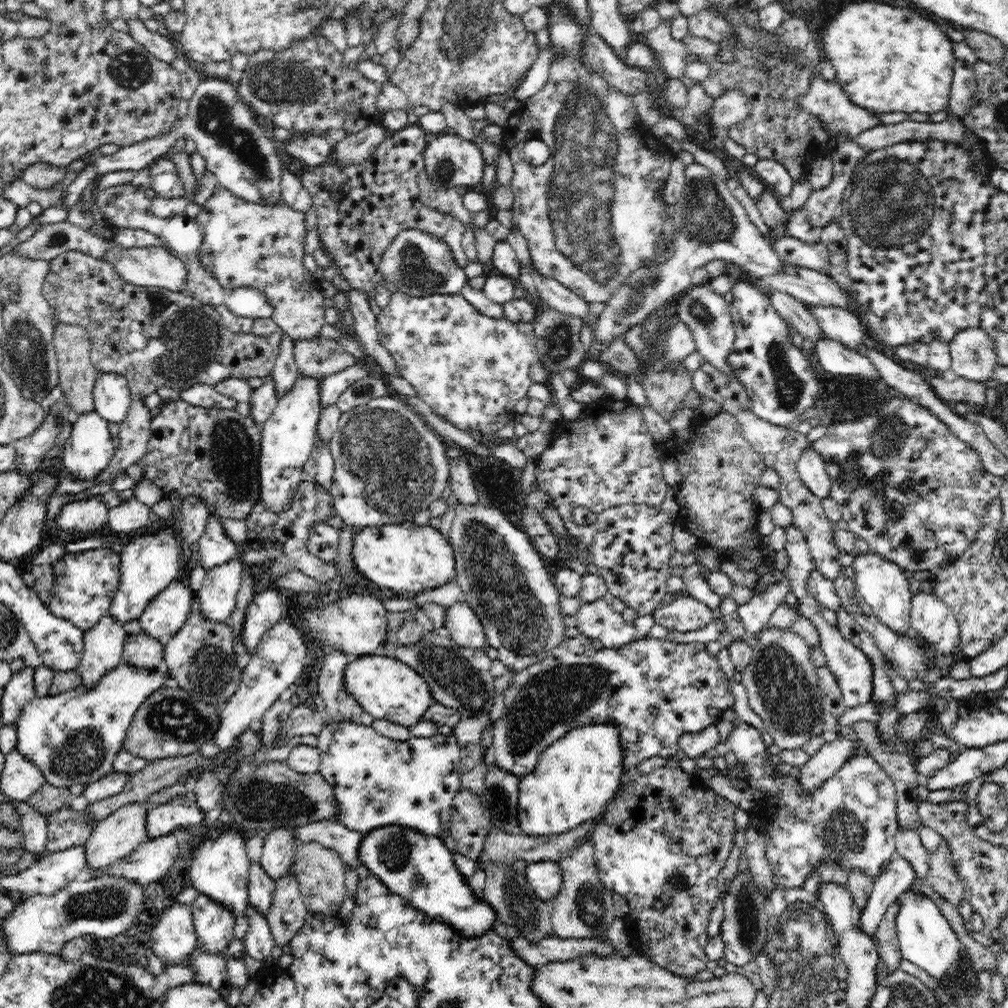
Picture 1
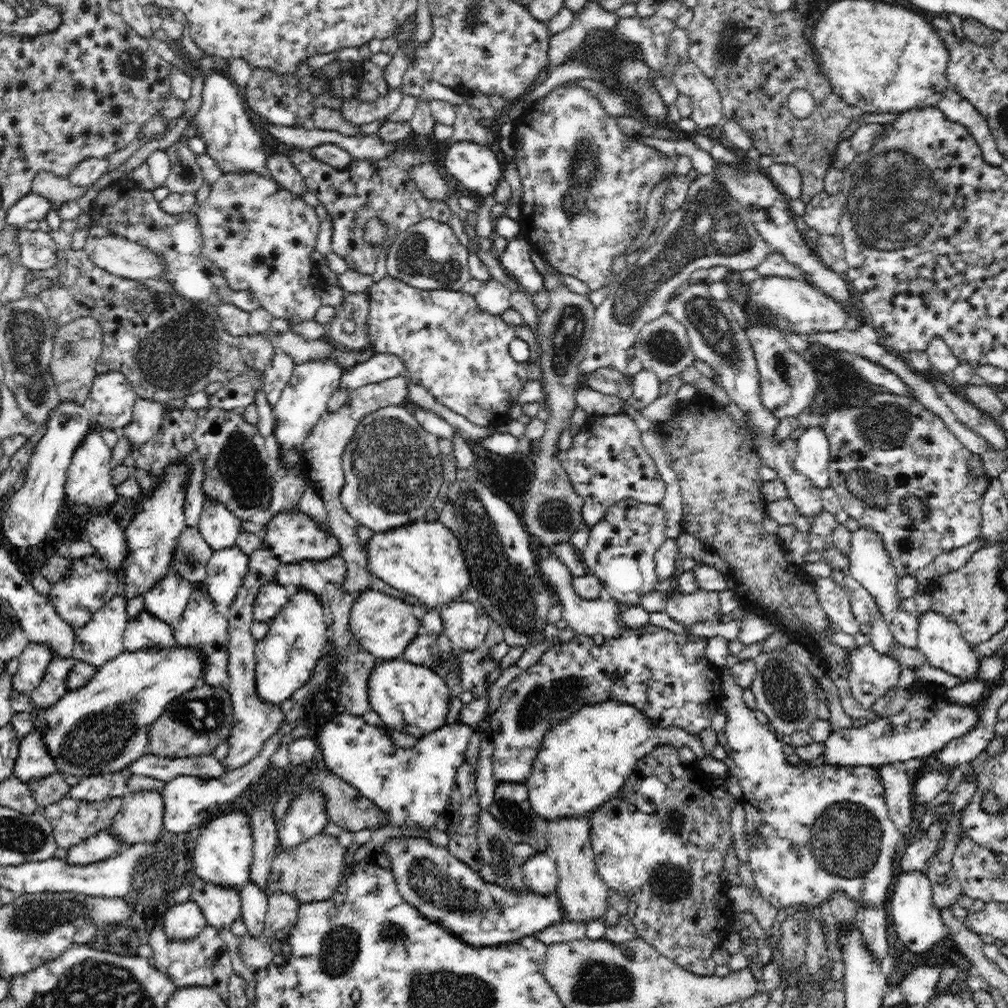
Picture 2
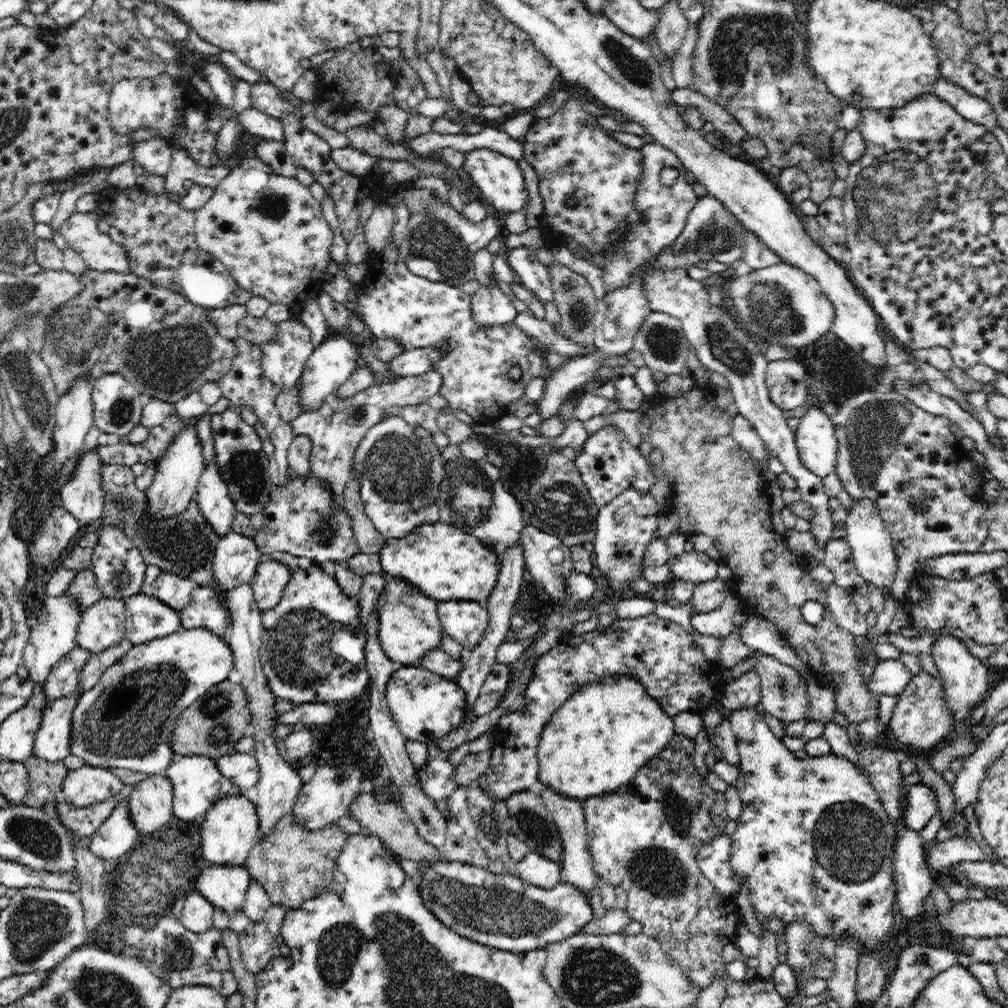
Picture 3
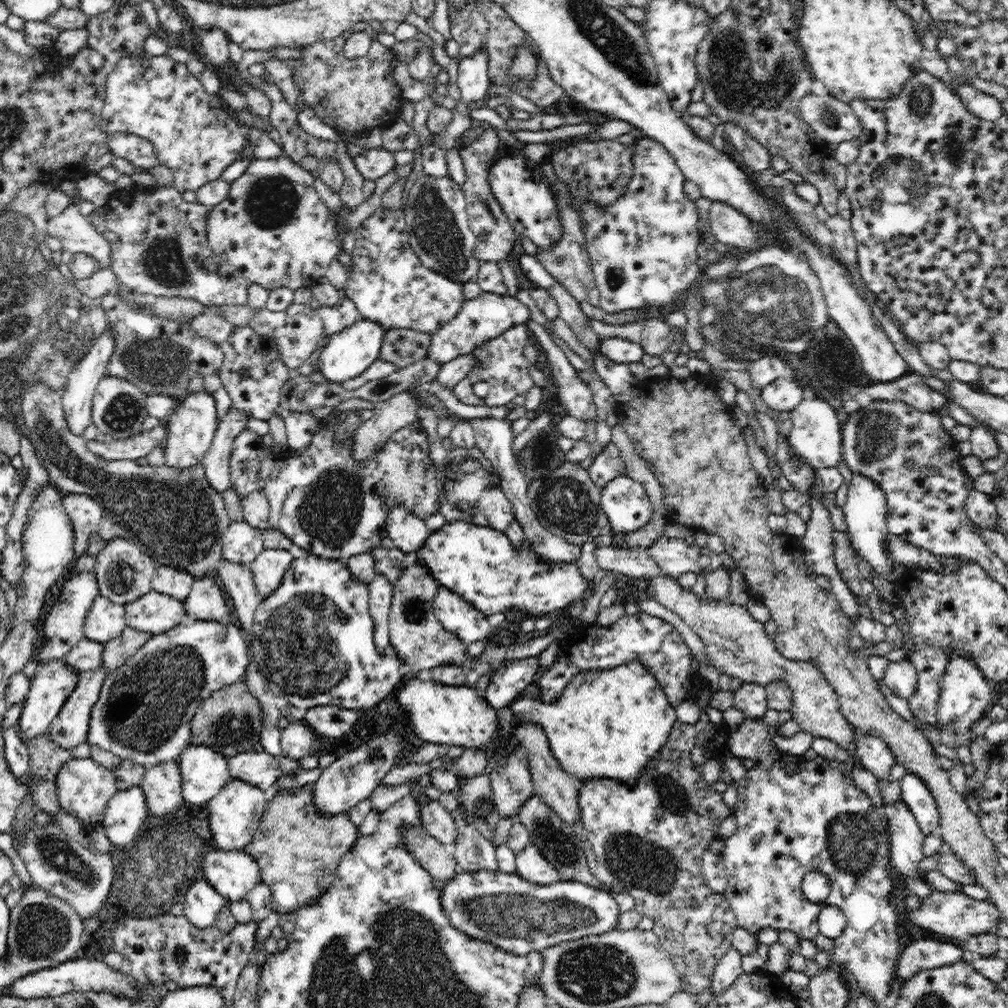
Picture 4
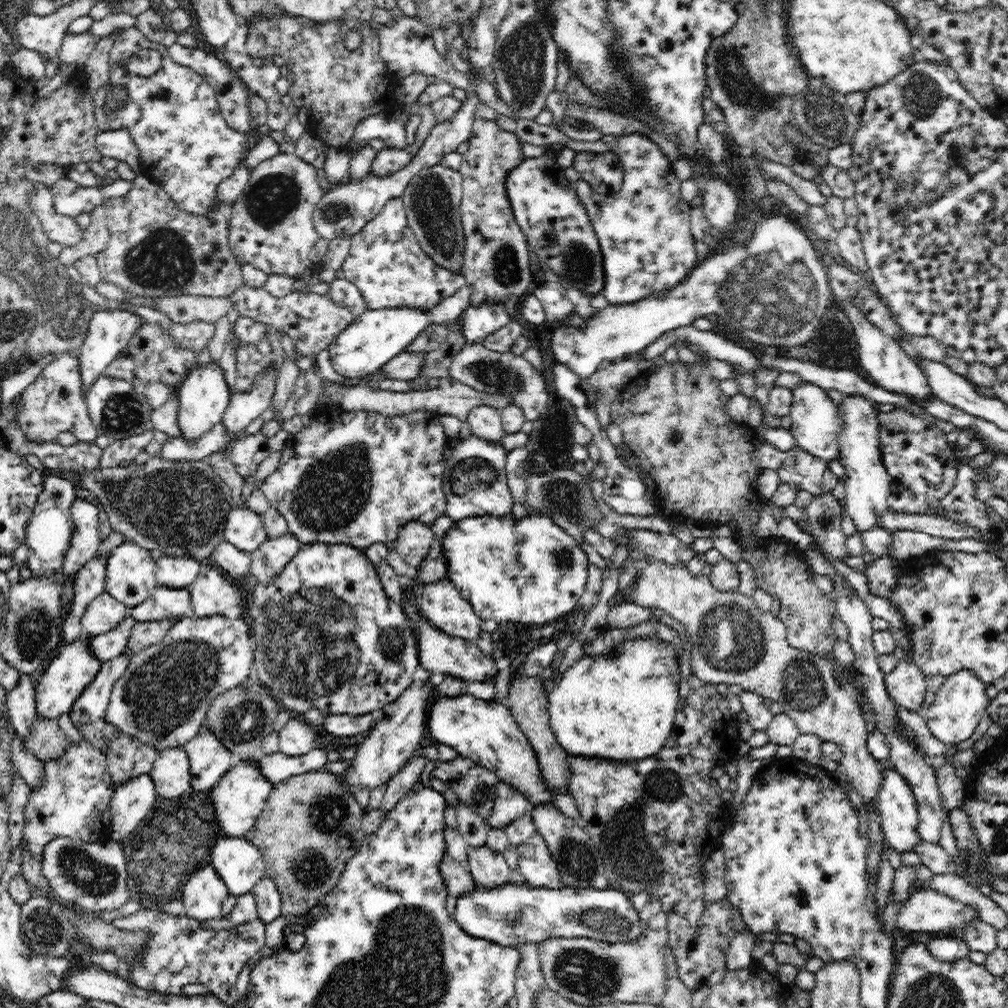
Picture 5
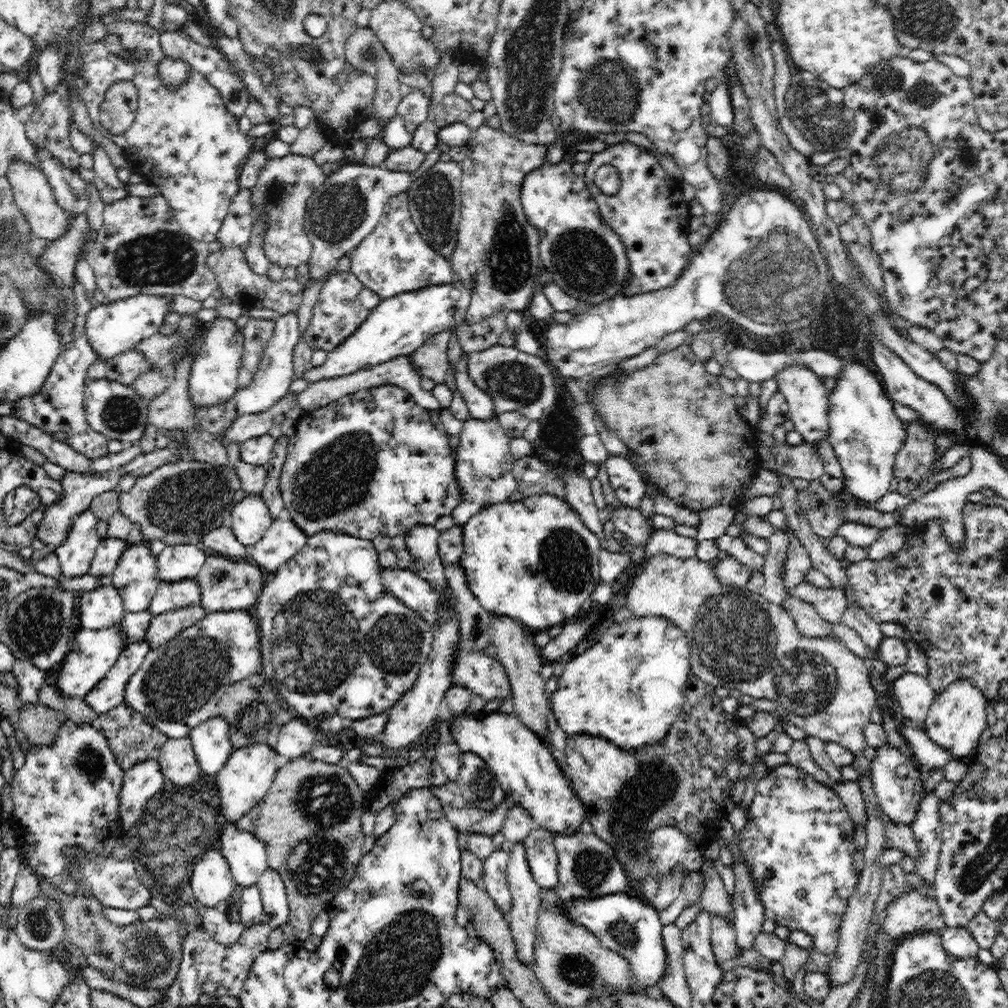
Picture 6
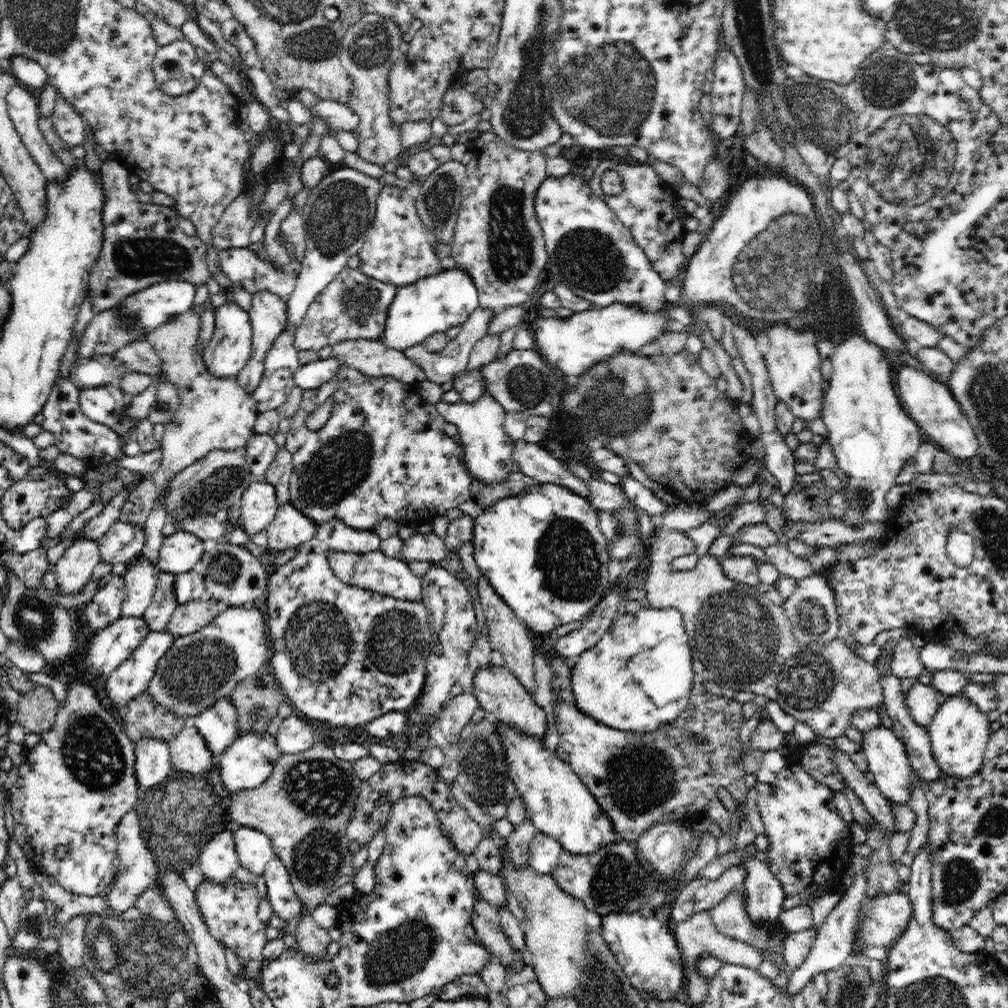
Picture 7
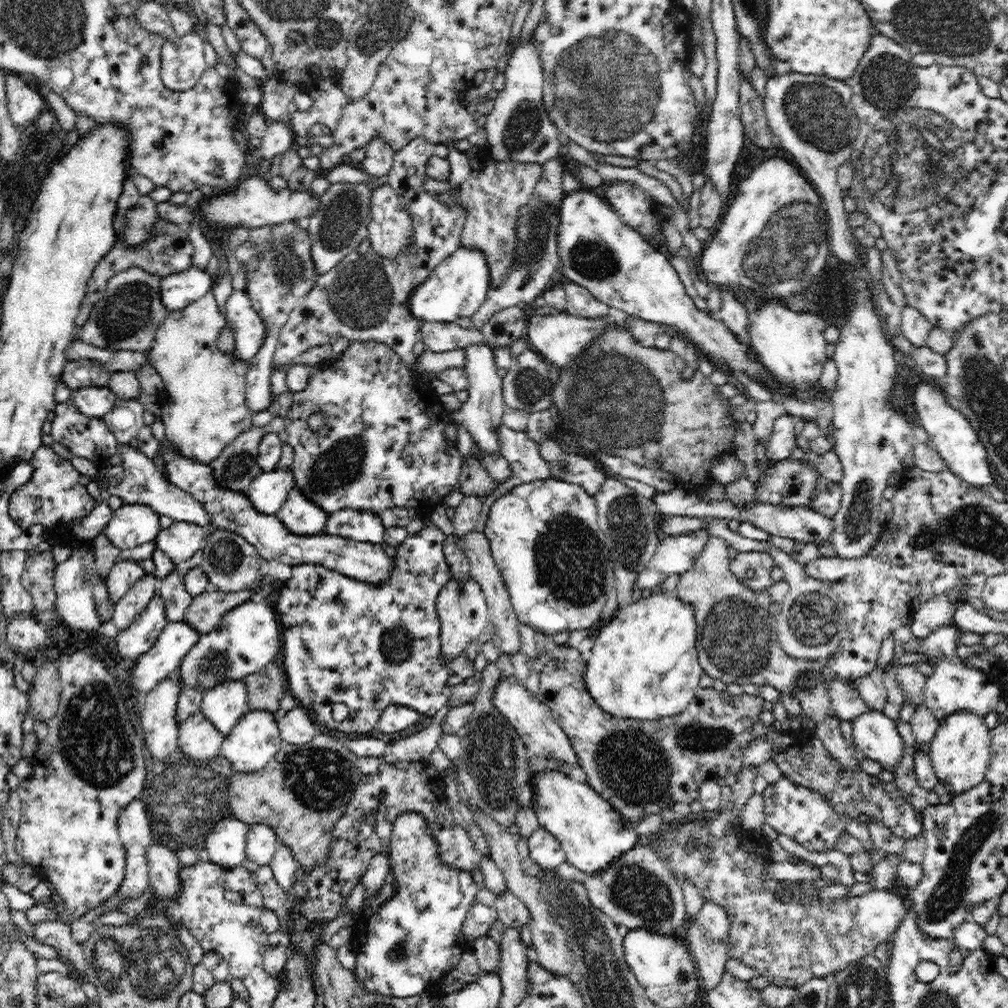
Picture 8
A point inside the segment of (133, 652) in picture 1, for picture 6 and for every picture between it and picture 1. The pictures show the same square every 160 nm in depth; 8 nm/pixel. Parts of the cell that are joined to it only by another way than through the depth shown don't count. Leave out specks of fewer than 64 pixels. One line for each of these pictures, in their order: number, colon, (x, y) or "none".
2: (146, 632)
3: (147, 619)
4: (155, 613)
5: (165, 604)
6: (175, 595)

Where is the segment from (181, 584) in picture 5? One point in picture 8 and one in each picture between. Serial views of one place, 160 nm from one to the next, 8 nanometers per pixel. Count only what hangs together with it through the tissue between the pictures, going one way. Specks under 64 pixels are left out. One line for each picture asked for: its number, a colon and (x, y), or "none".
6: (177, 562)
7: (180, 552)
8: (180, 541)

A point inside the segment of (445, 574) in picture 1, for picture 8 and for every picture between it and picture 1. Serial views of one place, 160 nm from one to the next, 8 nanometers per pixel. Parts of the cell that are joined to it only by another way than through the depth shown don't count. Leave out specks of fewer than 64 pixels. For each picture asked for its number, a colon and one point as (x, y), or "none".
2: (423, 559)
3: (446, 564)
4: (477, 563)
5: (530, 571)
6: (533, 560)
7: (542, 551)
8: (544, 536)

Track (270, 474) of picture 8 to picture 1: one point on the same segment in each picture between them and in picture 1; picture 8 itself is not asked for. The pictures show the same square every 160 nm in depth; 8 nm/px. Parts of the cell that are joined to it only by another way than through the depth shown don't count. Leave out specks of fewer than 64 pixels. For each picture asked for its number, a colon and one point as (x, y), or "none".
1: (217, 599)
2: (227, 568)
3: (236, 559)
4: (241, 543)
5: (244, 529)
6: (250, 519)
7: (259, 506)

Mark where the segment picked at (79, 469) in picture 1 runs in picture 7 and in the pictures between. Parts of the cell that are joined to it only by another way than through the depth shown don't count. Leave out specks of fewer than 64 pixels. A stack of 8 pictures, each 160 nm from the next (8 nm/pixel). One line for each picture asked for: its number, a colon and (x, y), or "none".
2: (88, 481)
3: (82, 494)
4: (84, 511)
5: (85, 540)
6: (75, 556)
7: (73, 571)

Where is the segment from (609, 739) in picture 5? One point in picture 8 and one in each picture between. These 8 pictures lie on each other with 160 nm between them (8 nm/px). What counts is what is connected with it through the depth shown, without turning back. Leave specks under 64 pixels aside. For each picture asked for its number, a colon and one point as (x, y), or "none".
6: (628, 688)
7: (638, 678)
8: (644, 666)

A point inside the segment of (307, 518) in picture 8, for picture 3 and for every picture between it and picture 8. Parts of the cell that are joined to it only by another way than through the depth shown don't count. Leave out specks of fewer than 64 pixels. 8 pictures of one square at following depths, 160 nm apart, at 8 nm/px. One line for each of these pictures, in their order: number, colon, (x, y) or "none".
3: (271, 579)
4: (269, 568)
5: (272, 556)
6: (279, 544)
7: (289, 529)

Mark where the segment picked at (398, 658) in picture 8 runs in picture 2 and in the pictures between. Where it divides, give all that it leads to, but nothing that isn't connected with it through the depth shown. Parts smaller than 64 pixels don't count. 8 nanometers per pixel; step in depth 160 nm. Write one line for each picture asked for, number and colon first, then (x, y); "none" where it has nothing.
2: (298, 636)
3: (312, 649)
4: (314, 645)
5: (325, 637)
6: (333, 640)
7: (344, 656)

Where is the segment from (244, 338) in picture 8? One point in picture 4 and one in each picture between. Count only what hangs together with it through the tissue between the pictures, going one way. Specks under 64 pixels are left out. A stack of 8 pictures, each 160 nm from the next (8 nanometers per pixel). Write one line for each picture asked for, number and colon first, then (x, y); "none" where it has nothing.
4: (191, 427)
5: (203, 396)
6: (212, 381)
7: (226, 353)

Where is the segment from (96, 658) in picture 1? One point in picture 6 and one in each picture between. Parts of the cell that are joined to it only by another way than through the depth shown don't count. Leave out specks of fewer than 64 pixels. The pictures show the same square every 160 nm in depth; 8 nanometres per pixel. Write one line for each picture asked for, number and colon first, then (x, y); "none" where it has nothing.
2: (100, 641)
3: (103, 627)
4: (105, 621)
5: (104, 613)
6: (101, 608)

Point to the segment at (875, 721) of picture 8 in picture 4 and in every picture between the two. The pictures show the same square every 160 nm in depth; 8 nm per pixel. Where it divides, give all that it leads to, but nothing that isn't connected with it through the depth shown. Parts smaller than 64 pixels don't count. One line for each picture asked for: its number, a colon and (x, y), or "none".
4: (906, 838)
5: (897, 807)
6: (896, 782)
7: (887, 759)

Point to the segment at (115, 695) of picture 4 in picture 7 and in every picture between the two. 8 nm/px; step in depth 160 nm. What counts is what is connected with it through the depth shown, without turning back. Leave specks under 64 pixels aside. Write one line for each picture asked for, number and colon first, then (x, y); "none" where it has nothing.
5: (160, 701)
6: (178, 686)
7: (198, 670)

